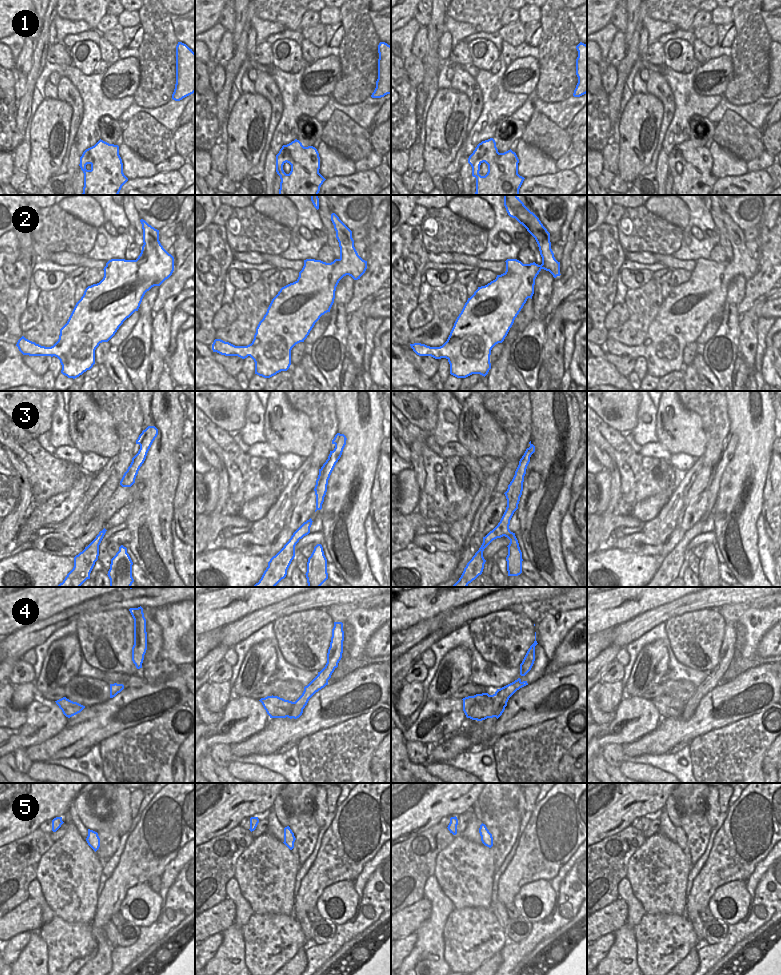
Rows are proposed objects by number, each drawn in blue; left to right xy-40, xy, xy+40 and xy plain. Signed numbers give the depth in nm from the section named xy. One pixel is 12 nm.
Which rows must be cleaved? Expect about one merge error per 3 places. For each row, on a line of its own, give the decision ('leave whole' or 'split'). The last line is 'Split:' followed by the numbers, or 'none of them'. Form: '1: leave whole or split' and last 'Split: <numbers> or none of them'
1: leave whole
2: leave whole
3: leave whole
4: split
5: split
Split: 4, 5

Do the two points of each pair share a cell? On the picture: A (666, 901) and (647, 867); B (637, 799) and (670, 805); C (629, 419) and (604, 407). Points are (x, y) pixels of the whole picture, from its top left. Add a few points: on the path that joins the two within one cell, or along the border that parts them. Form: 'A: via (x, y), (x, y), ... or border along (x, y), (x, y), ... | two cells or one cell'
A: via (666, 893), (661, 888), (661, 884), (655, 875) | one cell
B: border along (671, 793), (663, 808) | two cells
C: via (623, 415), (615, 407), (610, 407) | one cell

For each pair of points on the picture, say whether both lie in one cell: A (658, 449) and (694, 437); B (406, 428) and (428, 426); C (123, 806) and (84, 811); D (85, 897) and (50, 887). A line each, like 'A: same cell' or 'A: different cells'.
A: different cells
B: different cells
C: same cell
D: same cell

